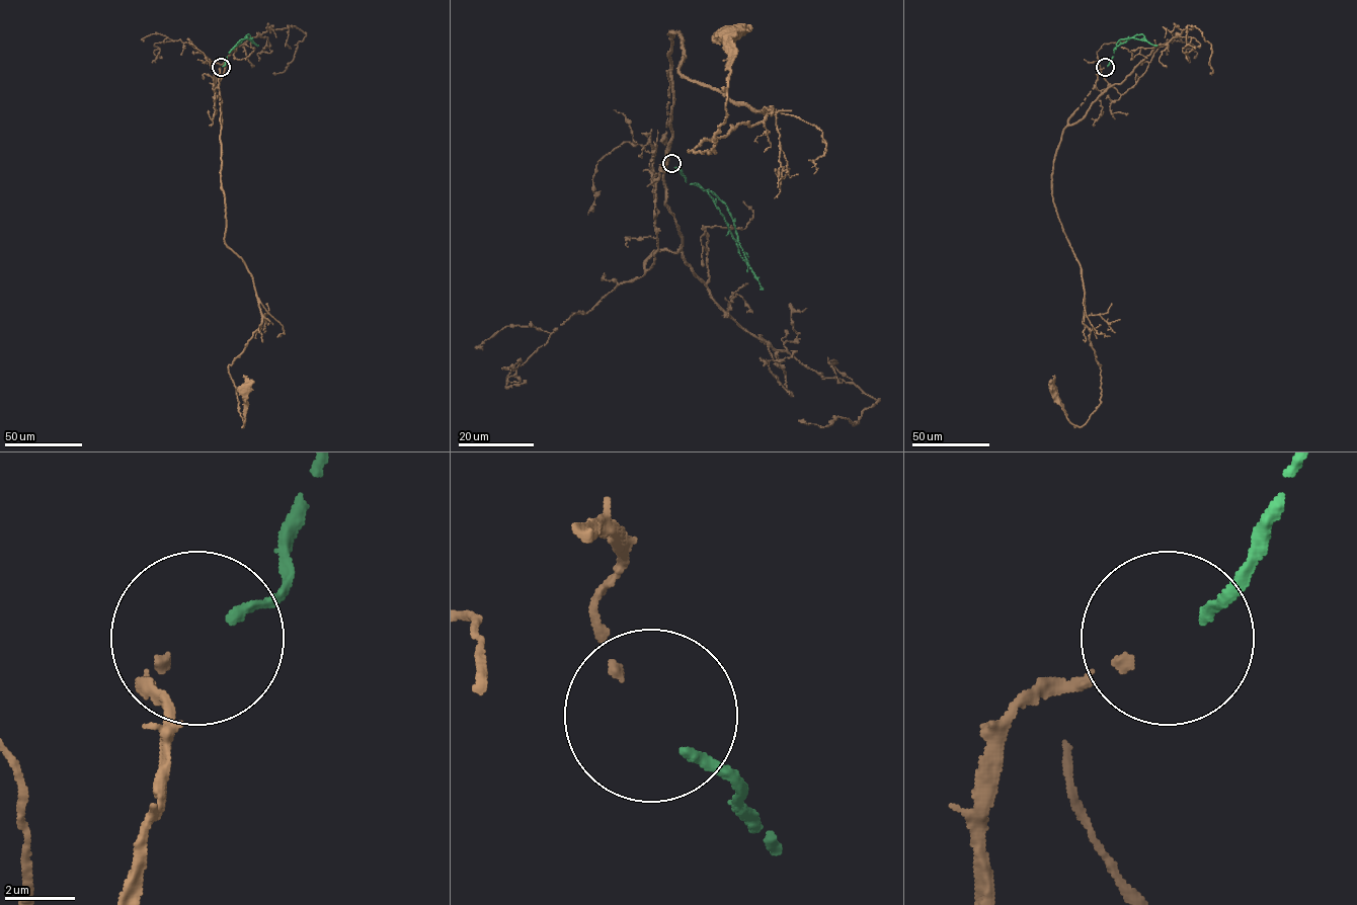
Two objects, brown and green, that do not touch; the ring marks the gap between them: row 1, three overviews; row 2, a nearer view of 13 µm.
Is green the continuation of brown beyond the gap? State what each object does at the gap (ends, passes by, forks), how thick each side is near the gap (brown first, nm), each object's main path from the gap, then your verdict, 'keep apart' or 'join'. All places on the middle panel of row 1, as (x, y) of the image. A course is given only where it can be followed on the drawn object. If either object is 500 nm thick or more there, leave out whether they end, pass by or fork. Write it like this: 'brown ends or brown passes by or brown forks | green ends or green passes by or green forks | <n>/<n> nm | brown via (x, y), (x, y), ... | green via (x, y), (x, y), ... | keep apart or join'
brown ends | green ends | 280/300 nm | brown via (668, 159), (646, 268), (681, 244), (669, 33), (772, 110), (689, 151), (728, 34) | green via (674, 167), (681, 171), (686, 182), (712, 190), (727, 207), (746, 264), (763, 290) | join

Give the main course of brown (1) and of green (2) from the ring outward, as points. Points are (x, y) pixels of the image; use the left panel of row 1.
1: (220, 68), (215, 94), (211, 62), (225, 64), (224, 242), (262, 318), (228, 365), (244, 426), (244, 389)
2: (222, 66), (229, 53), (241, 39), (247, 37), (258, 46)

